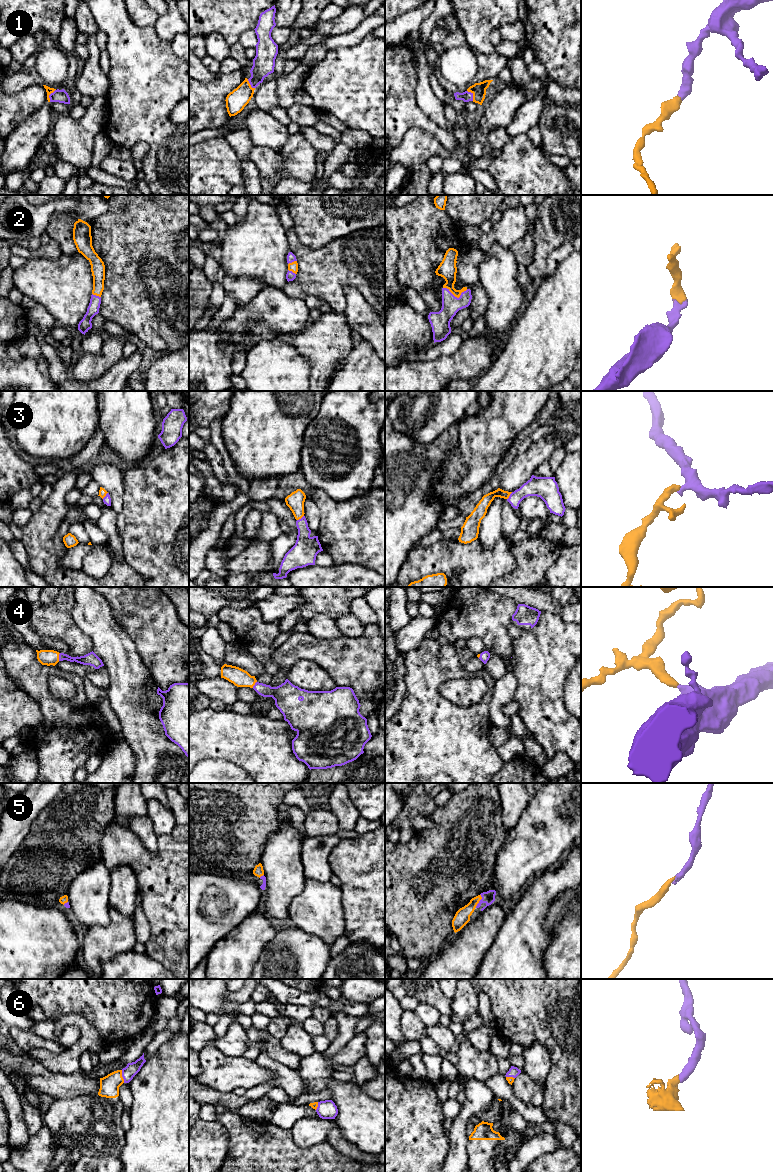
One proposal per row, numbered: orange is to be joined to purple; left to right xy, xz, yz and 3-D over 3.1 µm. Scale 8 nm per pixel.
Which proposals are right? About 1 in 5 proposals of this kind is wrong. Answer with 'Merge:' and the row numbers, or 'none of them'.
Merge: 1, 2, 3, 4, 5, 6

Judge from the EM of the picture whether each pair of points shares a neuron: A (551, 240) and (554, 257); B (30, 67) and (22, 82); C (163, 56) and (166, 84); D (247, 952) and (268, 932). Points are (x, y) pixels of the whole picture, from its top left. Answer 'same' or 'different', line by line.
A: different
B: same
C: same
D: same

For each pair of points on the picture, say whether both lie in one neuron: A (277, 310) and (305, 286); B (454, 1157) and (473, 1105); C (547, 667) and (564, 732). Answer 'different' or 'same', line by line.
A: different
B: same
C: same

